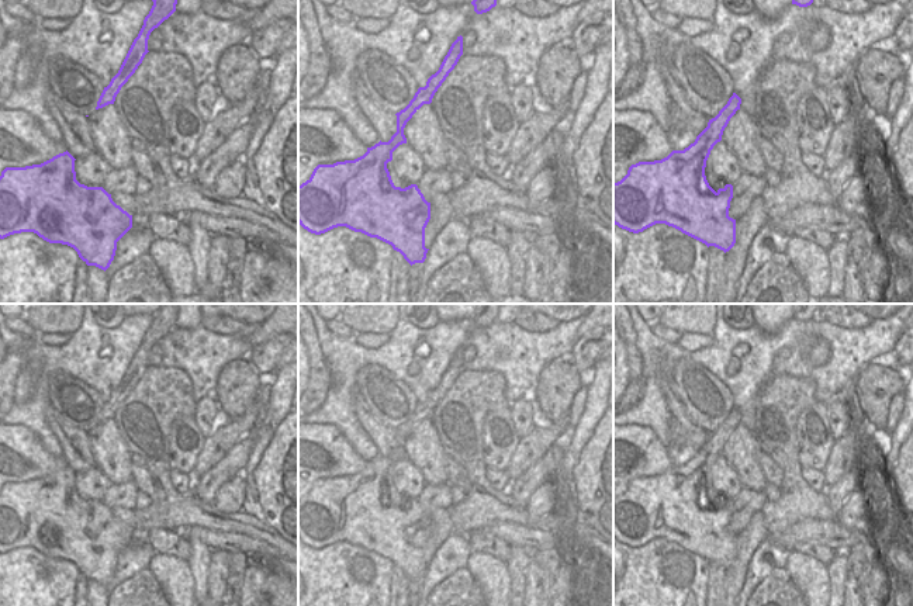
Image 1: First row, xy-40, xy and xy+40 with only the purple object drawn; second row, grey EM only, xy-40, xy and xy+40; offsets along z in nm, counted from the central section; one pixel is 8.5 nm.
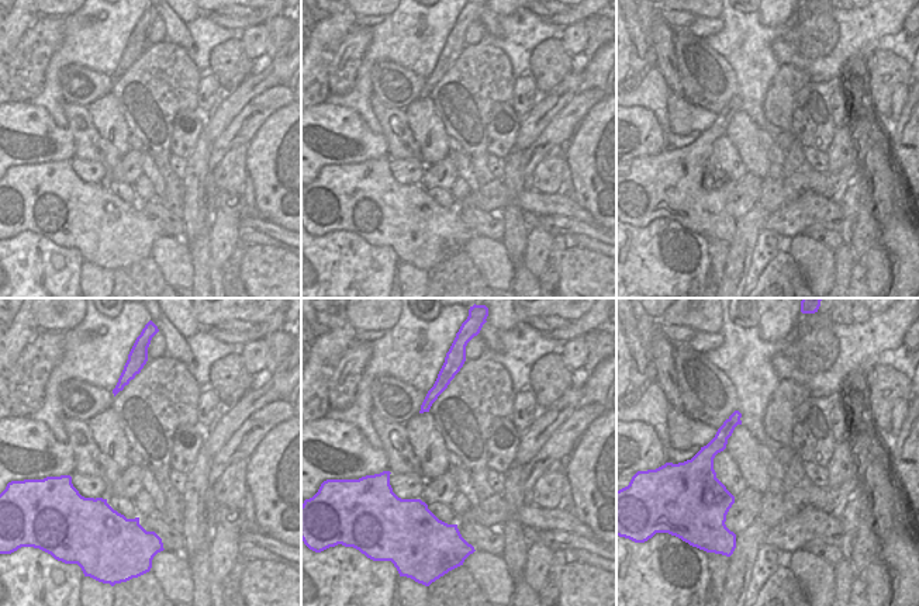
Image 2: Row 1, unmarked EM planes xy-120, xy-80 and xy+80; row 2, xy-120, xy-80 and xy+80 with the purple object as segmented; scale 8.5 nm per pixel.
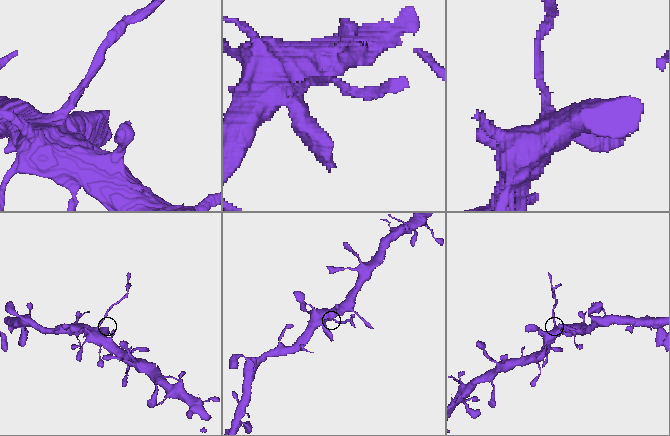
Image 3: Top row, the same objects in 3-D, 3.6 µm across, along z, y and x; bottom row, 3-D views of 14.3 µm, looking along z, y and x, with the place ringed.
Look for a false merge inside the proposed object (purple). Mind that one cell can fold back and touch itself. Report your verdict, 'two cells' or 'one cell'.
two cells

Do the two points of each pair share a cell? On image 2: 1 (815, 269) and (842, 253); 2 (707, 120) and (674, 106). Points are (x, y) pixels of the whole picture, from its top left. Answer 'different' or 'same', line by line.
1: different
2: same

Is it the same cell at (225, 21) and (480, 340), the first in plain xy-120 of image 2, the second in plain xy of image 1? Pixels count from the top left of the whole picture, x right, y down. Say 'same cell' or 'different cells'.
different cells

